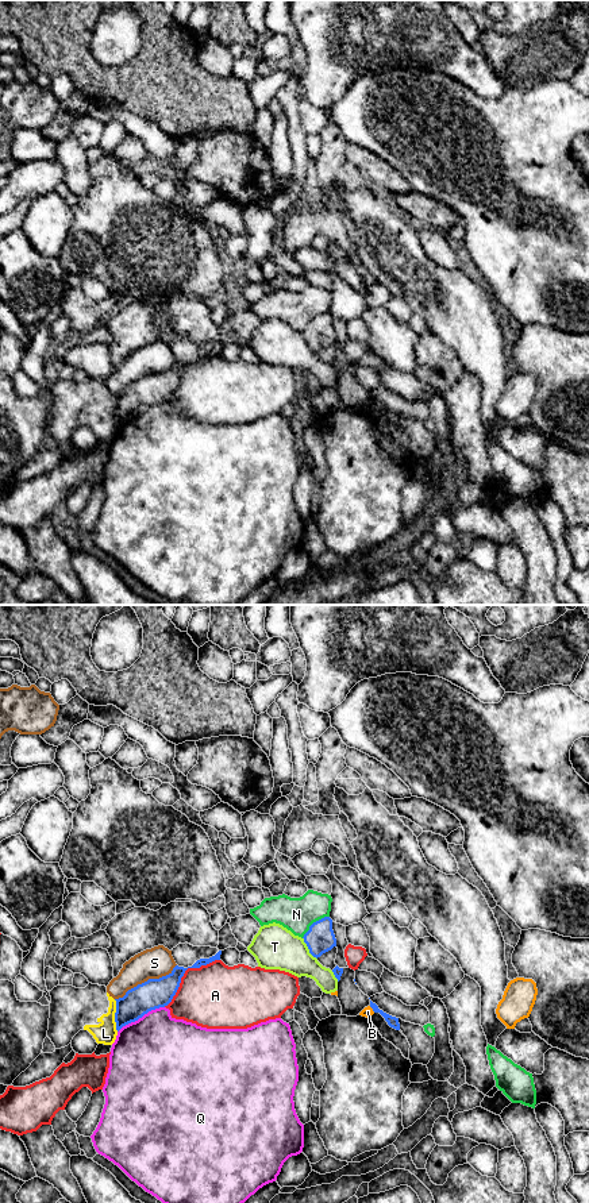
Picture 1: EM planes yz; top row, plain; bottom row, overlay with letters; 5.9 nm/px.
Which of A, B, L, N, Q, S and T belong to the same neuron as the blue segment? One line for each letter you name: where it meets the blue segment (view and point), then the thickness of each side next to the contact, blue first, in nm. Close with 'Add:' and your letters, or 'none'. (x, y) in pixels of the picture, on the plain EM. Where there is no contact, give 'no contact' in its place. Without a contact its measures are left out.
Add: none

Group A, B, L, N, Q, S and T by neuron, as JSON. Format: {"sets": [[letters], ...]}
{"sets": [["A"], ["B"], ["L"], ["N"], ["Q"], ["S"], ["T"]]}

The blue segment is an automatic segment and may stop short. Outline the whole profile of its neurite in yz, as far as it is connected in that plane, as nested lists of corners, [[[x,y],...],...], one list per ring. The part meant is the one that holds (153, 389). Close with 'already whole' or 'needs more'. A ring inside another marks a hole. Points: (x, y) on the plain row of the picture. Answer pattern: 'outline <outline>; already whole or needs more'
outline [[[176,360],[169,370],[149,374],[128,385],[123,393],[115,394],[116,425],[119,427],[123,421],[138,416],[151,405],[168,401],[176,390],[186,365]]]; already whole

